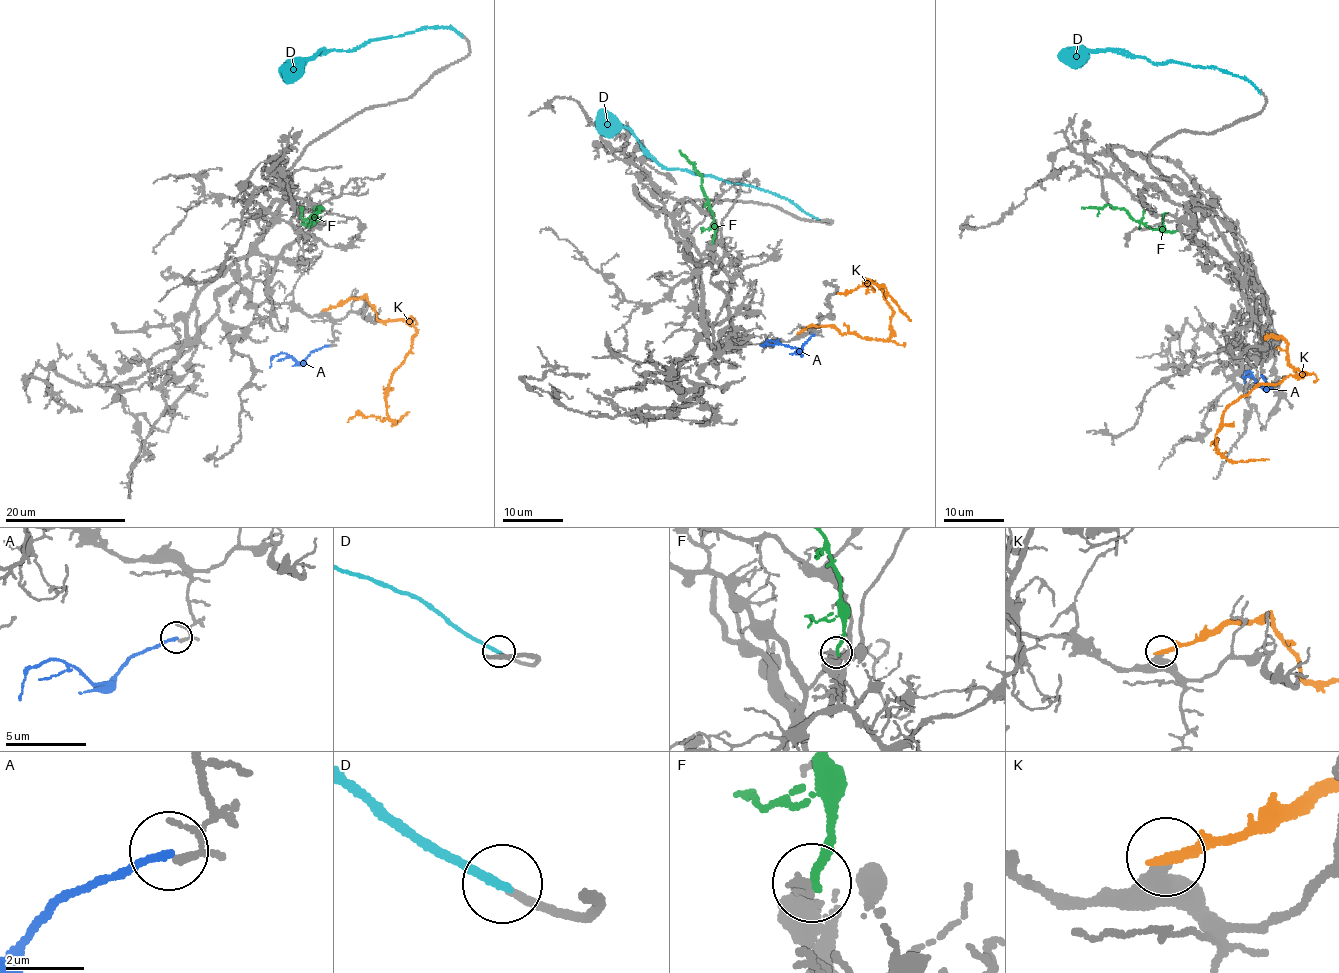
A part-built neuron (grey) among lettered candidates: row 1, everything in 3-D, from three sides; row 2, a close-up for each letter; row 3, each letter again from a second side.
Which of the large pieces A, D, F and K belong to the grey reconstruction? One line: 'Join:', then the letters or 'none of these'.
Join: none of these

